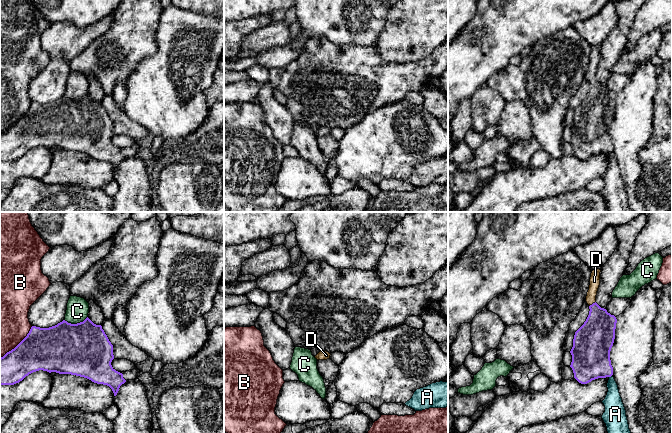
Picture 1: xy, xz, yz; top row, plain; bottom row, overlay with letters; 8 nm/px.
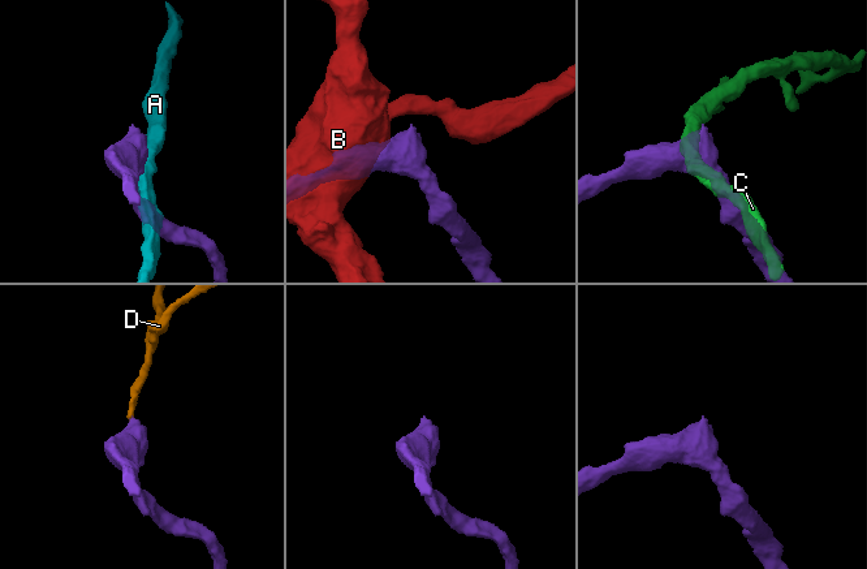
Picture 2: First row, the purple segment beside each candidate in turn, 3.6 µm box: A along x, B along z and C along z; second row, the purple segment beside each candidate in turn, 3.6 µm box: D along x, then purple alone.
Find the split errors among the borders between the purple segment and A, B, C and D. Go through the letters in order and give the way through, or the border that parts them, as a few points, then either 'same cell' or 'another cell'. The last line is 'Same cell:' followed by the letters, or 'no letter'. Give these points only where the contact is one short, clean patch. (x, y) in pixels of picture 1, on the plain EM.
A: another cell
B: another cell
C: another cell
D: runs through yz (597, 109), (597, 91), (593, 79), (592, 66), (594, 57); same cell
Same cell: D

